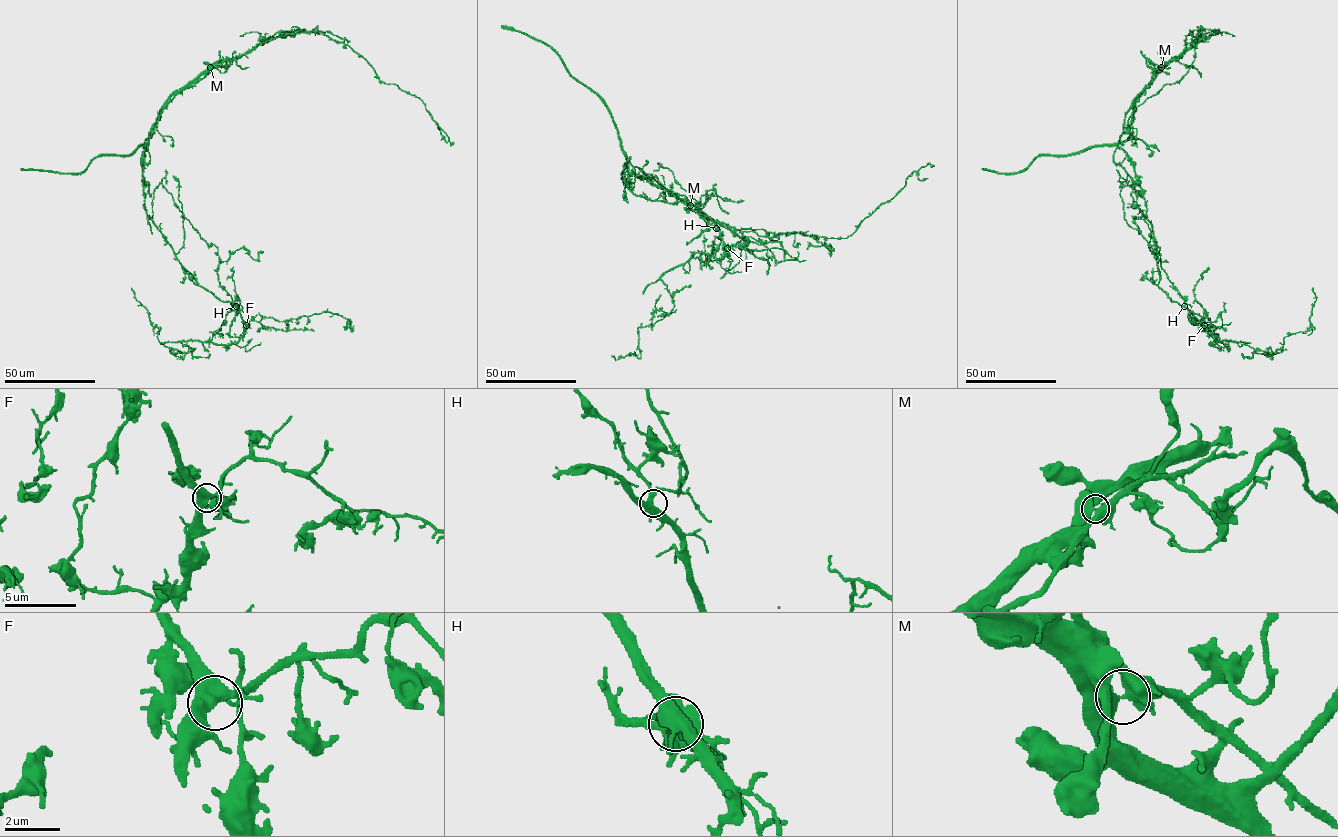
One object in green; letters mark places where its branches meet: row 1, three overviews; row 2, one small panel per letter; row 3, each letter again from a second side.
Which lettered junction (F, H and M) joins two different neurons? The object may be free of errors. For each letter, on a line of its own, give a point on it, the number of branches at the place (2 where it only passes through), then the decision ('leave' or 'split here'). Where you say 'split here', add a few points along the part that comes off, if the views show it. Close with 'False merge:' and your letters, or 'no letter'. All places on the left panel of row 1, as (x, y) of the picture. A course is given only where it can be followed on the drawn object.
F: place (246, 325); branches 4; leave
H: place (236, 306); branches 5; leave
M: place (210, 67); branches 5; split here; course (210, 67), (160, 115), (145, 209), (196, 281), (239, 310), (244, 334), (168, 348), (131, 288)
False merge: M

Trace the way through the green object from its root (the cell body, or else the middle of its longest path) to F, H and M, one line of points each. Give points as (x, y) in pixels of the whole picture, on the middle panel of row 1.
F: (624, 171), (627, 186), (635, 195), (669, 203), (681, 202), (706, 215), (720, 232), (727, 248)
H: (624, 171), (627, 186), (635, 195), (669, 203), (683, 202), (706, 215), (716, 228)
M: (624, 171), (624, 163), (630, 157), (633, 166), (690, 205)

